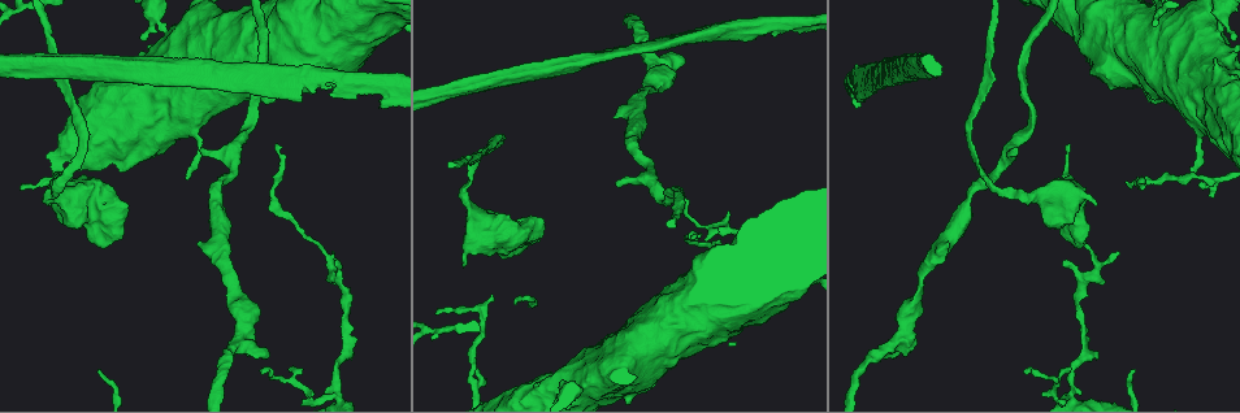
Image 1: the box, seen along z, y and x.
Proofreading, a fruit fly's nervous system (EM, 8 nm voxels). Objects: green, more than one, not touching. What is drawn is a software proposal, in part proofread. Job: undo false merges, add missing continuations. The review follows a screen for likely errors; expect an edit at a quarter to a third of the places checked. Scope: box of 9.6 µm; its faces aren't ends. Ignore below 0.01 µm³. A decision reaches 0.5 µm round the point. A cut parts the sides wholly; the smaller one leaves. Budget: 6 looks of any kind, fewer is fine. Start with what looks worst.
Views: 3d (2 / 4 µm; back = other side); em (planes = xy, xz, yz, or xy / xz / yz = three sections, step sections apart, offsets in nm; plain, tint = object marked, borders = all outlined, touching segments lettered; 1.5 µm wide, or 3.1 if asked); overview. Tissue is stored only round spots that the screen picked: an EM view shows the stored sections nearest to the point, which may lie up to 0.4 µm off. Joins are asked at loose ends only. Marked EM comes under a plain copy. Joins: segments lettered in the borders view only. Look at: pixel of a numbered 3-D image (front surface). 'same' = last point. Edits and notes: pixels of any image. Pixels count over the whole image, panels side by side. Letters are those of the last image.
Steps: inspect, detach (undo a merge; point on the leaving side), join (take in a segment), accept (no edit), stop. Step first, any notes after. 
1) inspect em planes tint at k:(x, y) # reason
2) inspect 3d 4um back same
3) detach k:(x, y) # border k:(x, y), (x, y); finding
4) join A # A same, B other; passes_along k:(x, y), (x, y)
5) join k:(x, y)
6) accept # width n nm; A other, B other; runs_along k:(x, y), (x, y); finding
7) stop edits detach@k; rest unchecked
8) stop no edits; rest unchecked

inspect em planes tint at 1:(1072, 389) # four arms meet

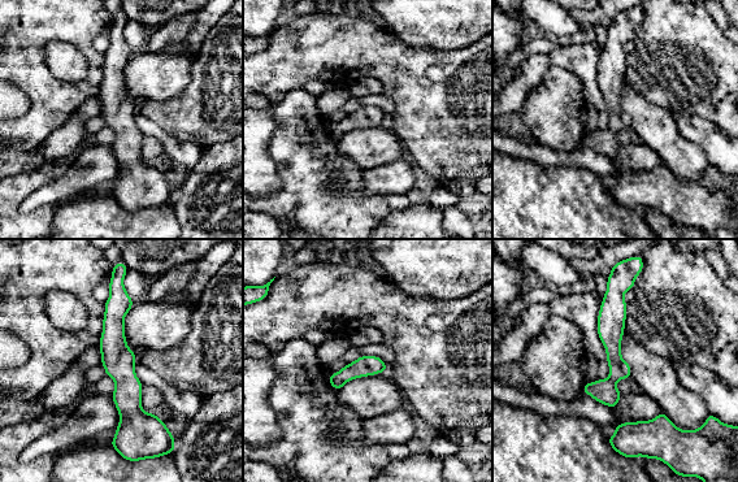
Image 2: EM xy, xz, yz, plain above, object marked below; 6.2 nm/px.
inspect em planes borders same # see the neighbours

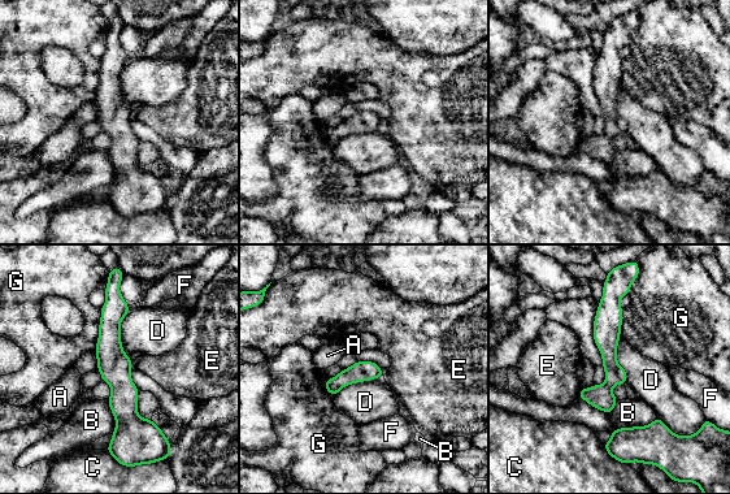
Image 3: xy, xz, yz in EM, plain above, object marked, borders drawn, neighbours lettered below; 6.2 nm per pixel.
accept # A other, B other, C other, D other, E other, F other, G other; runs_along 3:(109, 291), (121, 447); continuous, no second neuron

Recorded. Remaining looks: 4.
inspect 3d 4um at 1:(1064, 261) # tapers out

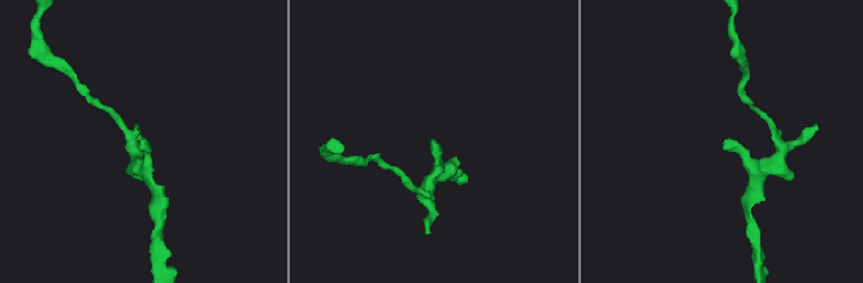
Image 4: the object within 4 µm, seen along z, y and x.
inspect em xy step 8 borders at 4:(434, 142)

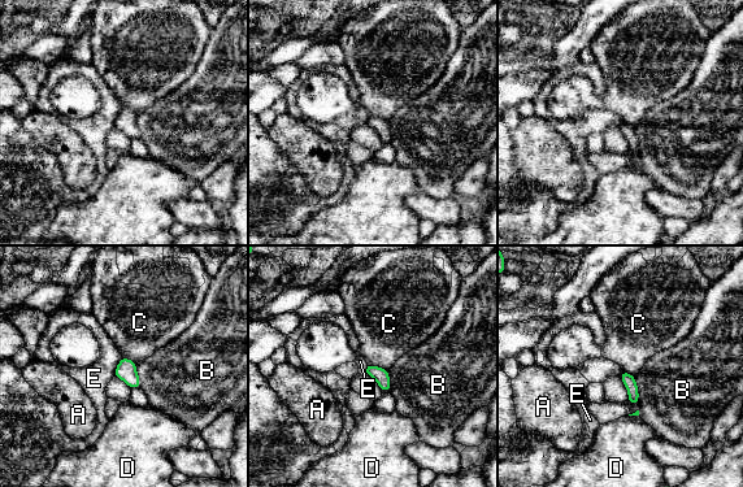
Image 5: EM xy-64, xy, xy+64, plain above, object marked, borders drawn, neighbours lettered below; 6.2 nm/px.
inspect em planes borders same # cut it another way

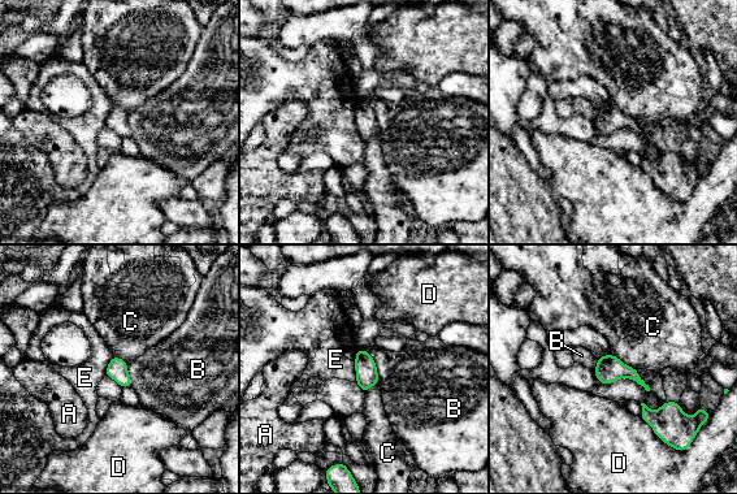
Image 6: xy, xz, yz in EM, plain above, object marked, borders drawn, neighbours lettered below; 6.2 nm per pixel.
accept # A other, B other, C other, D other, E other; border 6:(365, 350), (374, 362), (380, 381); no lettered segment goes on from it

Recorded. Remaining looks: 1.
stop no edits; rest unchecked

